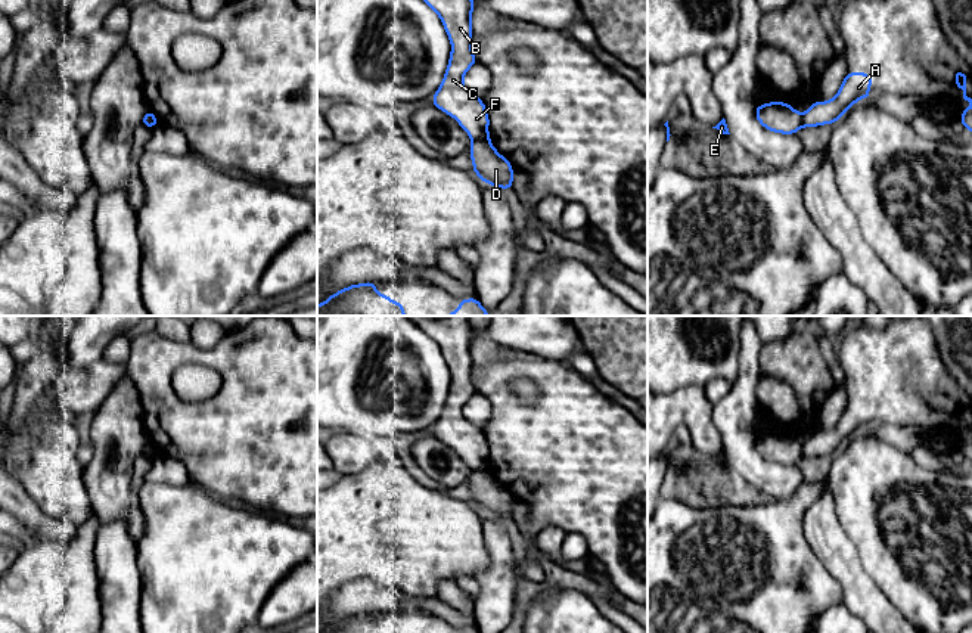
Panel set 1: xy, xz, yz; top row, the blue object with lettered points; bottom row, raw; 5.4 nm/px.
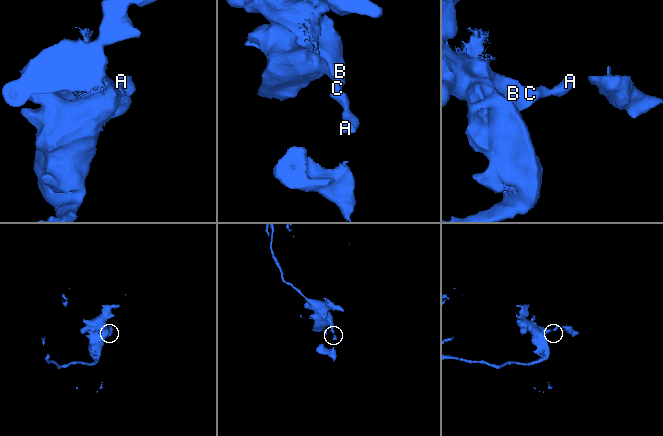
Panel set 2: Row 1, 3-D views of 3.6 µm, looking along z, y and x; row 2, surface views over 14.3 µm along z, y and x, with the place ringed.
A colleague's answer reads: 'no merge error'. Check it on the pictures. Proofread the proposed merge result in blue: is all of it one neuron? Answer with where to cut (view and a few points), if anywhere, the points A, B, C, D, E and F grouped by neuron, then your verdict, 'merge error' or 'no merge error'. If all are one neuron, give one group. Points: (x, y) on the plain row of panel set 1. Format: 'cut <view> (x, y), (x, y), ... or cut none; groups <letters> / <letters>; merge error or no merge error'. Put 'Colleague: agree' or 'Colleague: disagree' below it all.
cut xz (488, 468), (472, 471); groups A D / B C E F; merge error
Colleague: disagree

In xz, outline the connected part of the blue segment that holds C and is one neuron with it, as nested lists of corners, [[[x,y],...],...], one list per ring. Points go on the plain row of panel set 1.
[[[407,316],[441,350],[451,373],[448,397],[432,435],[454,449],[472,471],[490,469],[484,431],[471,423],[463,407],[478,391],[472,382],[472,341],[468,316]]]

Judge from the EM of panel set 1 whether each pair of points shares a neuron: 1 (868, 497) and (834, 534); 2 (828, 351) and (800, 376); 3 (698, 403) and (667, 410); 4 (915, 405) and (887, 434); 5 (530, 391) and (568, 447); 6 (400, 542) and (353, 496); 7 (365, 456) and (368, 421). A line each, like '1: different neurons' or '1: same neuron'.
1: different neurons
2: different neurons
3: same neuron
4: different neurons
5: different neurons
6: same neuron
7: different neurons

